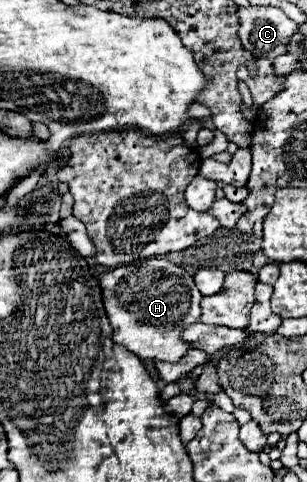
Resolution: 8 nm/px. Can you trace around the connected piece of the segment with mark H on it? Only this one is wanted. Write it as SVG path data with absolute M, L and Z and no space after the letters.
M148 258L130 266L112 268L100 274L98 280L116 344L122 344L140 360L156 358L162 362L178 362L190 350L190 344L182 342L180 334L198 322L202 294L184 268L164 258Z

